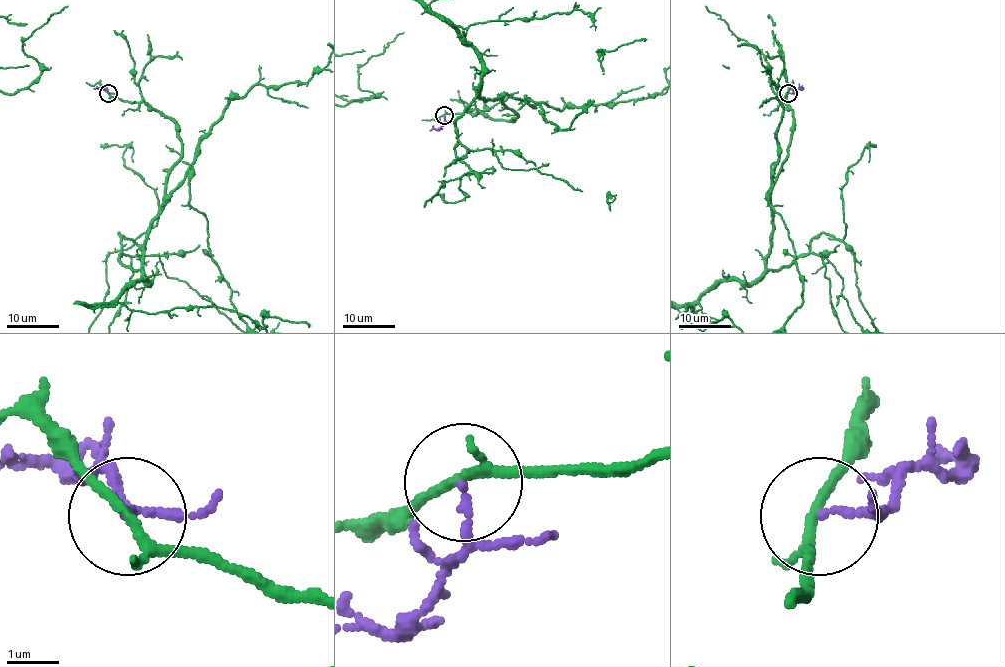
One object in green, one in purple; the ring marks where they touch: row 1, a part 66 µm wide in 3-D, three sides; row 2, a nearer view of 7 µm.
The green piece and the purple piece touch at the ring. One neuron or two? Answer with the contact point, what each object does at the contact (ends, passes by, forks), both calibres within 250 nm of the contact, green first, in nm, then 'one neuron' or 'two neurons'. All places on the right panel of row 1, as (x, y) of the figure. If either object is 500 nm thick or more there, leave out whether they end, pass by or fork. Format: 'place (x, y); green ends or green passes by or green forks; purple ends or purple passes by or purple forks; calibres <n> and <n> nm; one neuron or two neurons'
place (788, 93); green forks; purple ends; calibres 150 and 140 nm; two neurons

